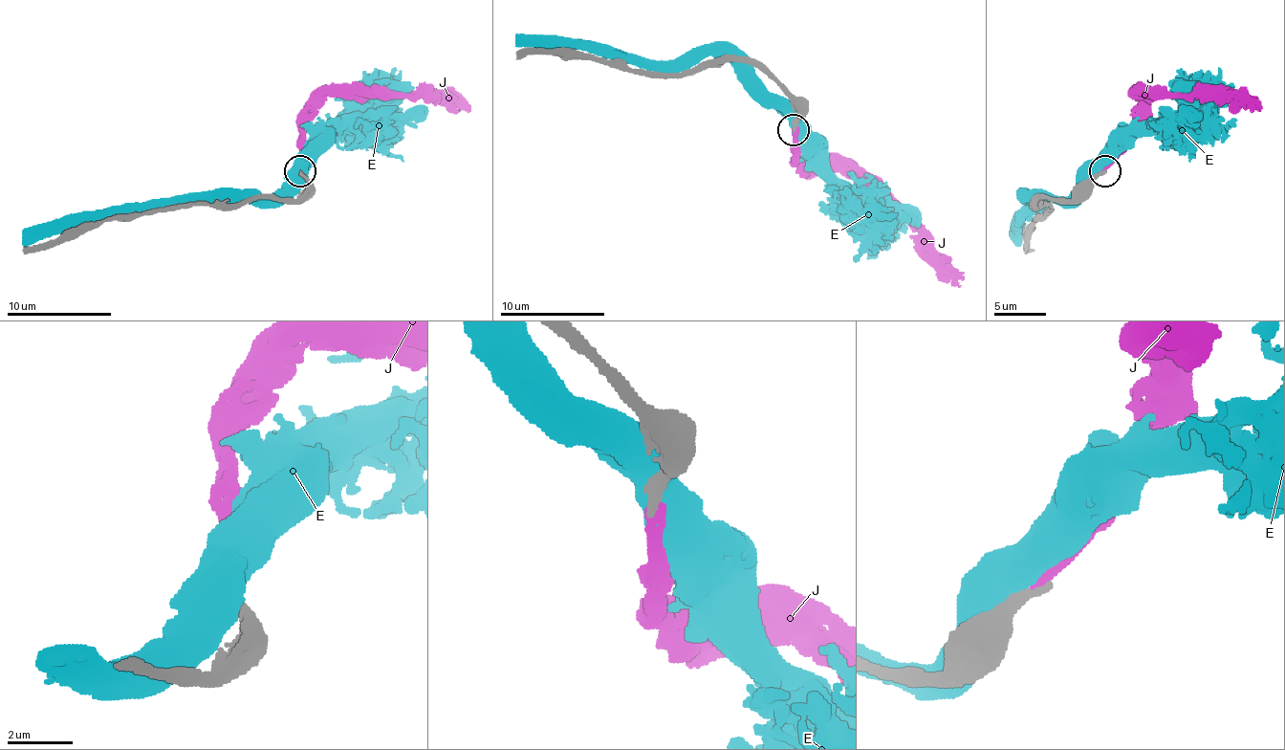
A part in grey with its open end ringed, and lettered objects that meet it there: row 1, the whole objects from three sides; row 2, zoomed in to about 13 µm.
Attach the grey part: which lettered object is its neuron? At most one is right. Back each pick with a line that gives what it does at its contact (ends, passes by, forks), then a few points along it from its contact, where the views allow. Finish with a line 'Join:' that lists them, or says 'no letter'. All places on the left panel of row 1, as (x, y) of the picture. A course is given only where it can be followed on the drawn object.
Join: no letter

